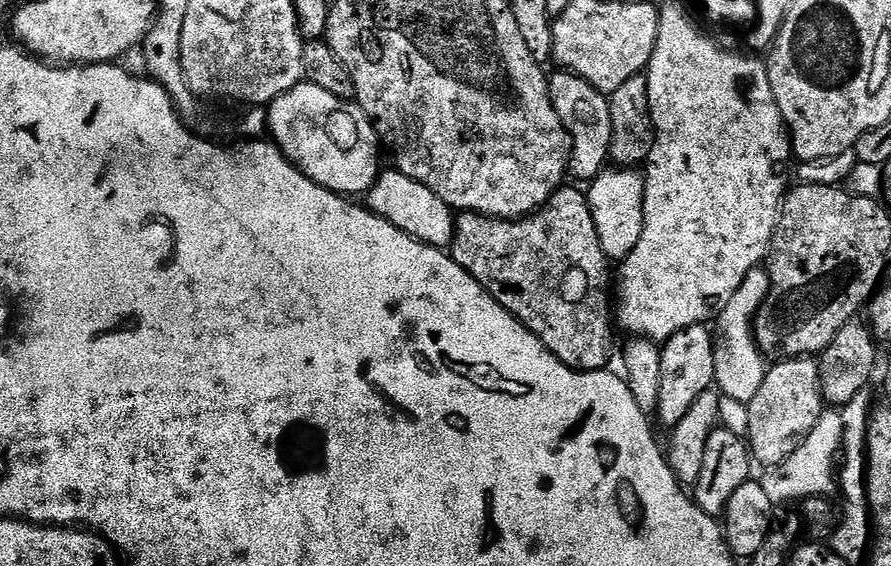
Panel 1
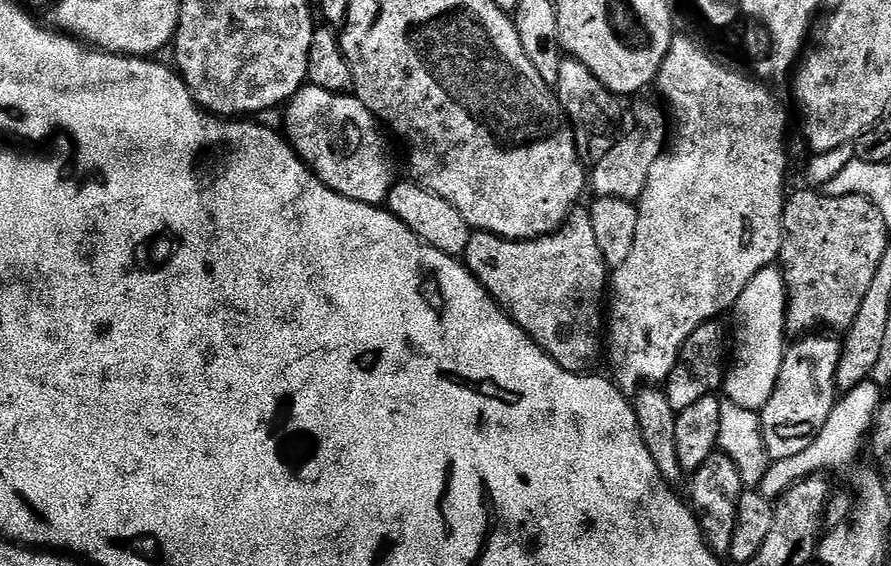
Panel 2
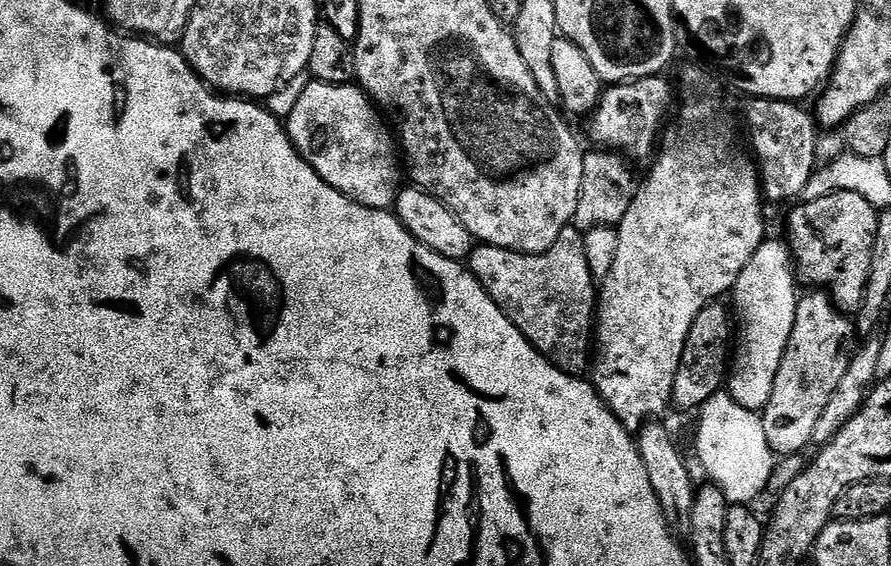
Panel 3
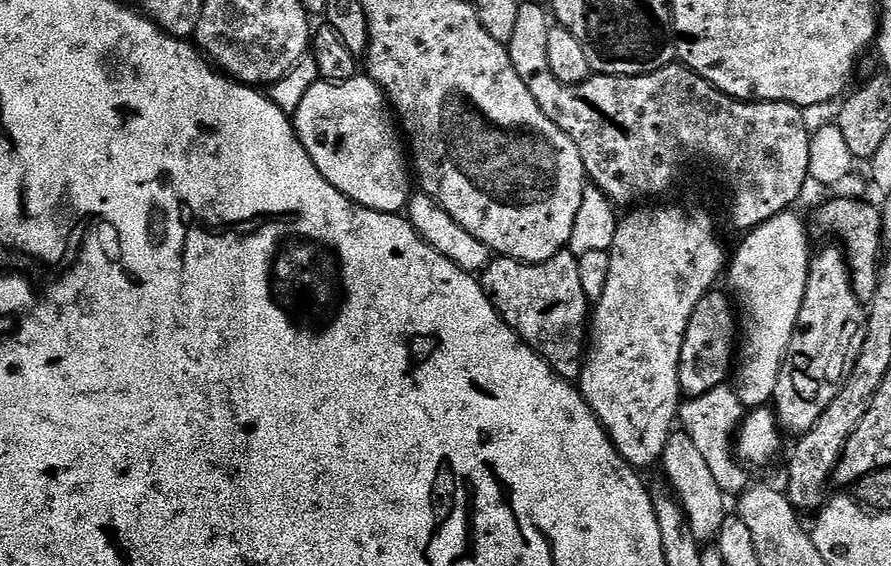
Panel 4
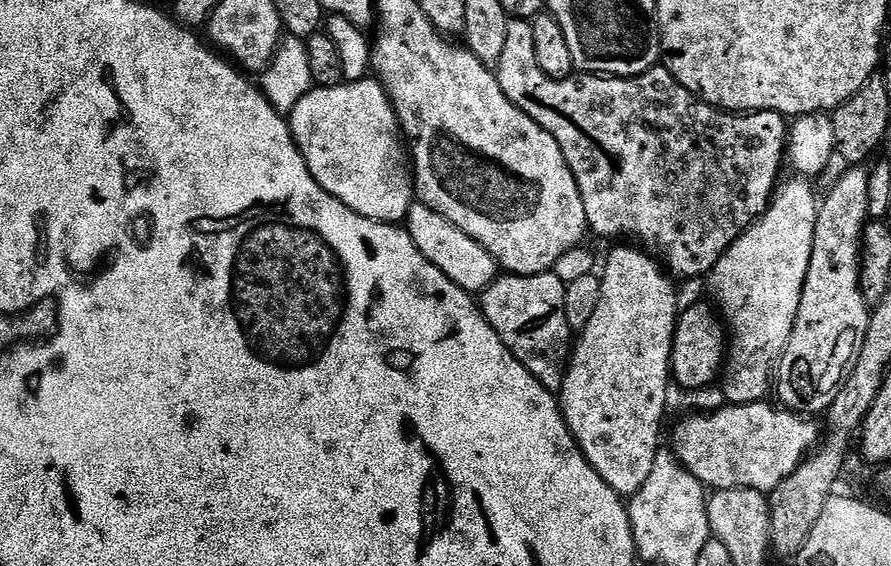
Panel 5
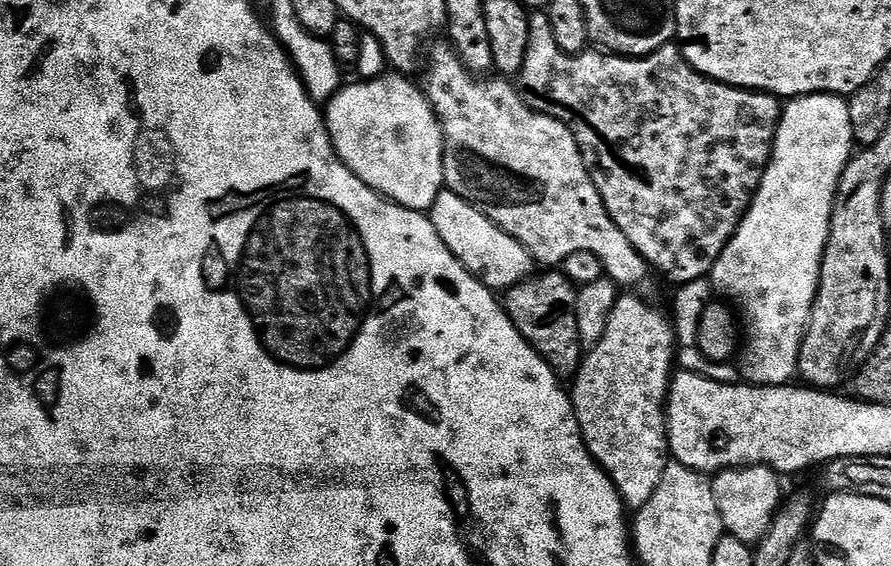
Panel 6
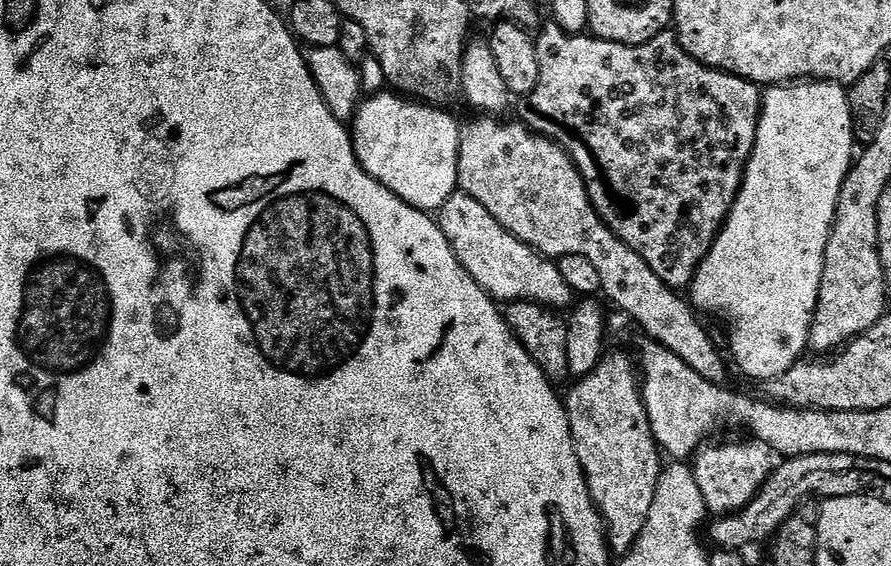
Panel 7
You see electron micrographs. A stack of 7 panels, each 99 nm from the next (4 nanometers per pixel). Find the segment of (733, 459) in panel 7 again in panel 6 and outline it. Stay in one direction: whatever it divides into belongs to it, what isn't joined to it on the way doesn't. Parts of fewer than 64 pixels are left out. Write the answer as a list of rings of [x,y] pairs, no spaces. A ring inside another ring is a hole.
[[[726,468],[715,473],[712,493],[716,499],[716,509],[721,516],[723,527],[740,540],[759,542],[763,540],[772,525],[772,517],[780,511],[781,477],[773,468]]]

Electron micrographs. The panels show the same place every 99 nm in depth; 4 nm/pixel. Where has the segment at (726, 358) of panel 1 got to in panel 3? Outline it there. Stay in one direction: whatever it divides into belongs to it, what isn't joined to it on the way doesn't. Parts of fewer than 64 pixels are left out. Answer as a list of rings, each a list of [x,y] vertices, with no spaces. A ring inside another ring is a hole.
[[[772,238],[765,239],[764,243],[752,258],[746,262],[742,274],[738,278],[734,289],[736,296],[736,312],[740,315],[738,324],[738,339],[734,344],[734,363],[726,377],[726,391],[732,396],[734,402],[752,412],[763,413],[770,402],[770,394],[774,394],[774,378],[778,378],[778,370],[782,366],[782,358],[786,346],[790,342],[790,334],[794,330],[796,317],[796,302],[798,299],[798,276],[794,271],[794,261],[787,243],[780,244]]]

